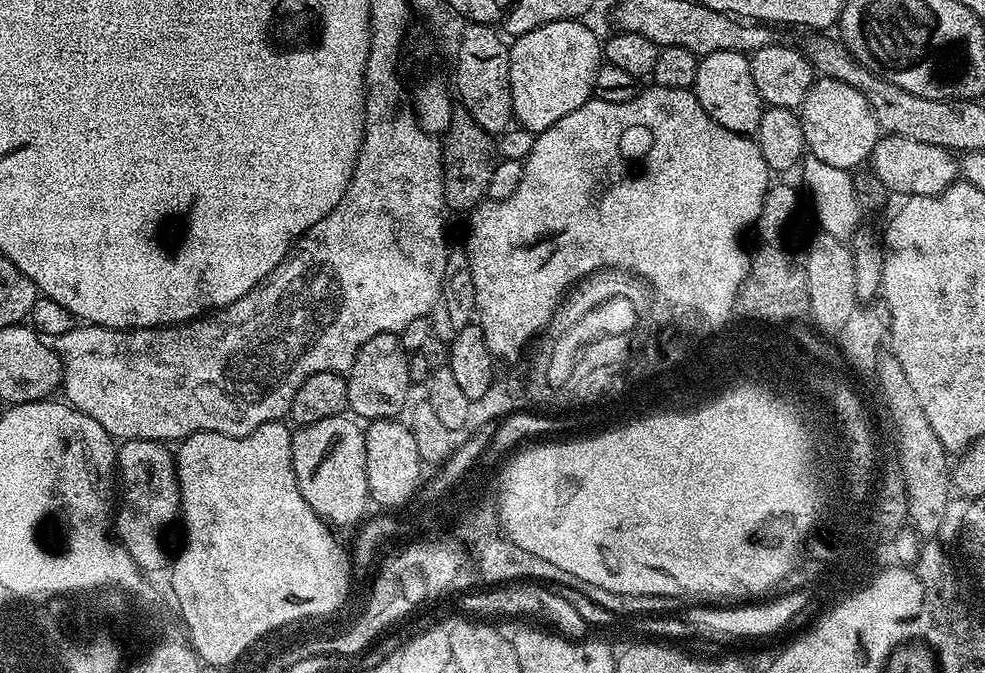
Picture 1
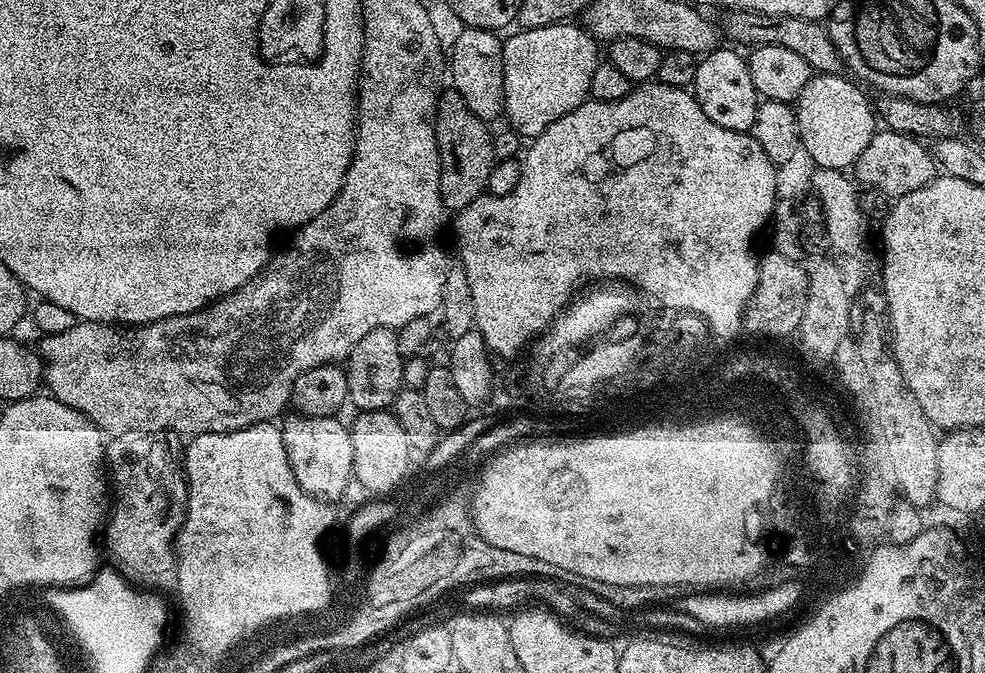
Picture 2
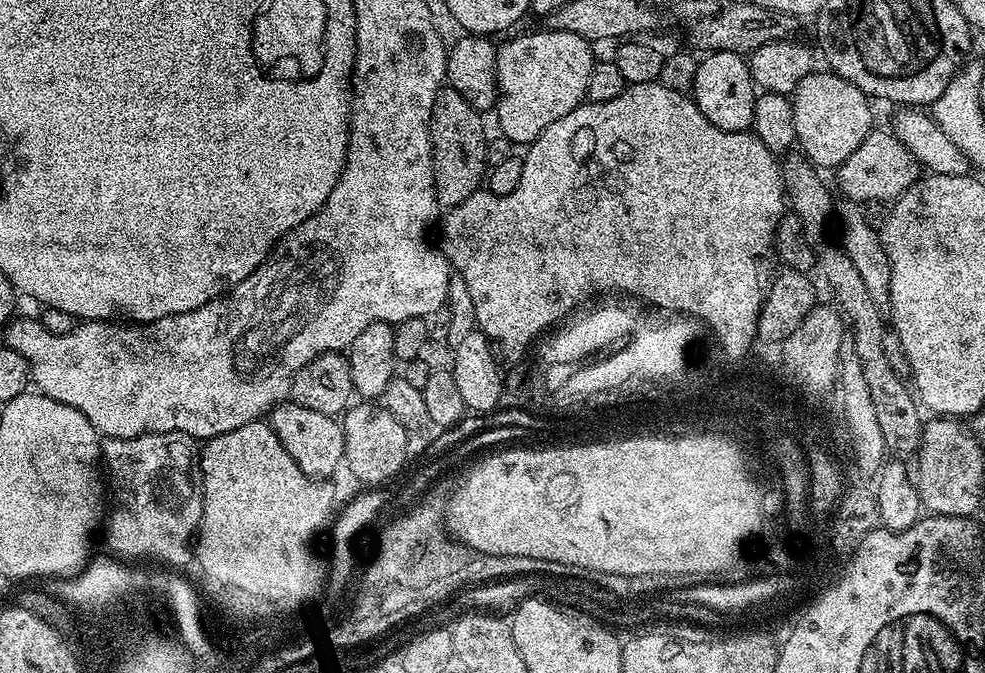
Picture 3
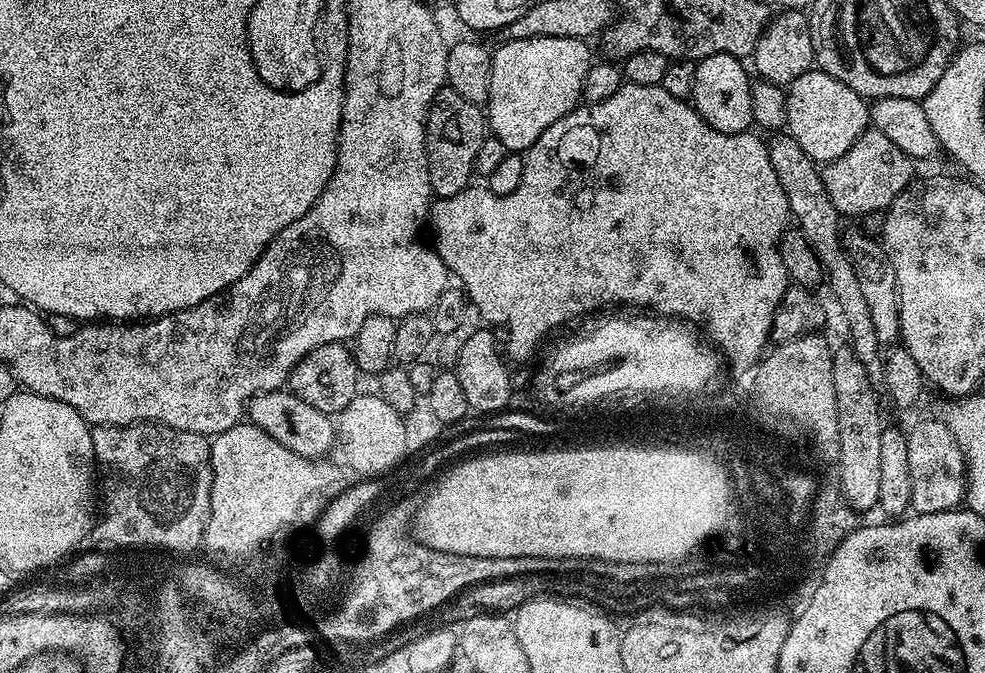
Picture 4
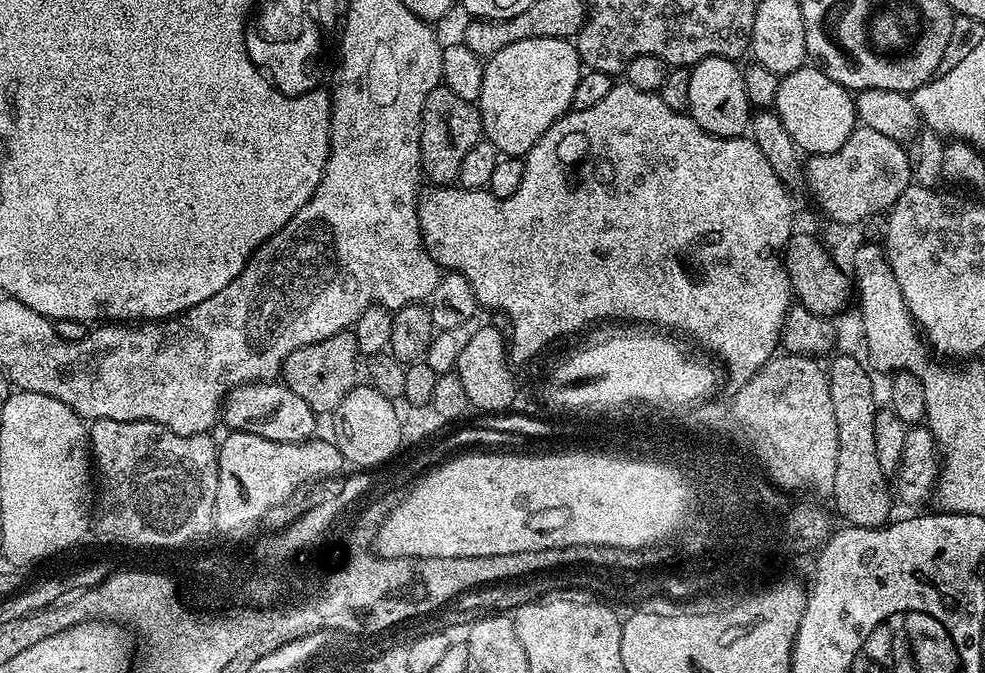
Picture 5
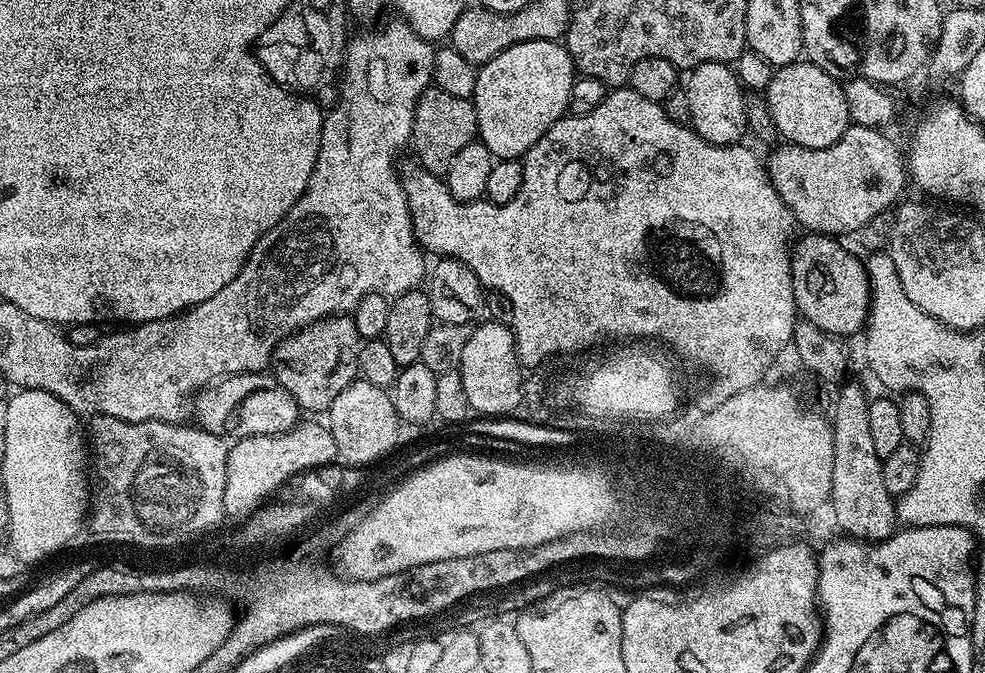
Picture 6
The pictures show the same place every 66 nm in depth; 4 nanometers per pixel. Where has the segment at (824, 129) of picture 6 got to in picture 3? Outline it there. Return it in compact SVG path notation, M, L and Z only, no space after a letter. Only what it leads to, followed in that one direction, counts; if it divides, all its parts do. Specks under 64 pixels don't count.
M814 70L802 82L798 82L796 91L790 99L794 106L794 130L799 151L817 169L835 170L839 168L858 146L873 131L872 108L870 98L858 86L846 82L846 78L831 70Z

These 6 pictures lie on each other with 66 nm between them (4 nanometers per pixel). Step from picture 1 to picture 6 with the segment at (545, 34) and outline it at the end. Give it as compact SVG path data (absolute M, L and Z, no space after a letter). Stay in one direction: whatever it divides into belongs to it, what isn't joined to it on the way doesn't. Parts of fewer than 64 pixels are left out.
M531 40L510 46L502 50L490 62L479 65L476 73L476 85L472 95L472 105L476 107L476 134L479 143L490 150L490 154L496 160L518 160L523 158L554 126L554 122L566 115L570 102L570 90L574 79L572 59L563 43L554 40Z

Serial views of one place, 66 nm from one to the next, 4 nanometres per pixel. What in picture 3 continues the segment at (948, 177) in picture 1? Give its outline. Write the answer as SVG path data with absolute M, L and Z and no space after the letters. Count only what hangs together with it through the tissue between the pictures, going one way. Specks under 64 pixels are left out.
M888 130L869 132L862 146L858 146L858 150L854 150L854 154L850 154L850 158L846 158L846 162L842 162L834 172L837 182L840 183L839 195L845 200L854 200L861 206L872 200L894 202L907 188L912 187L921 175L922 167L914 154Z

